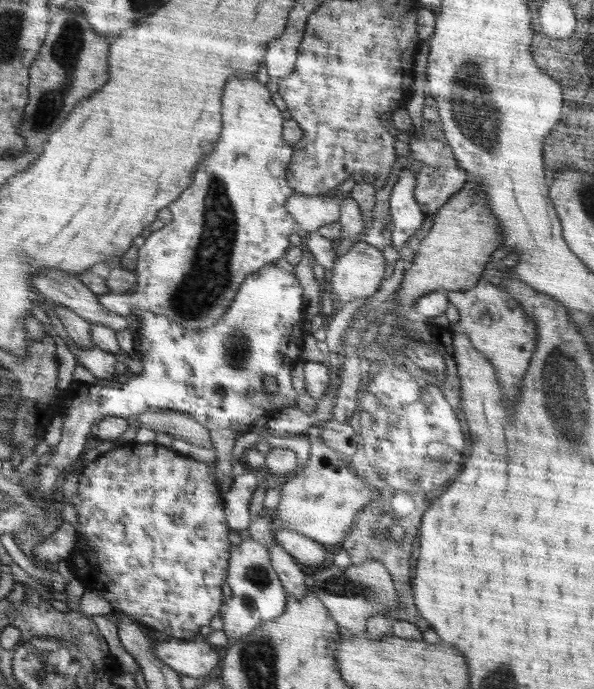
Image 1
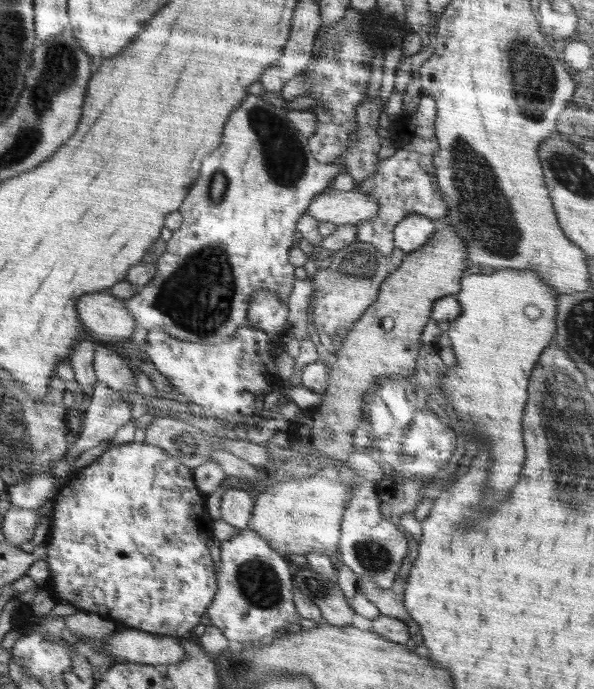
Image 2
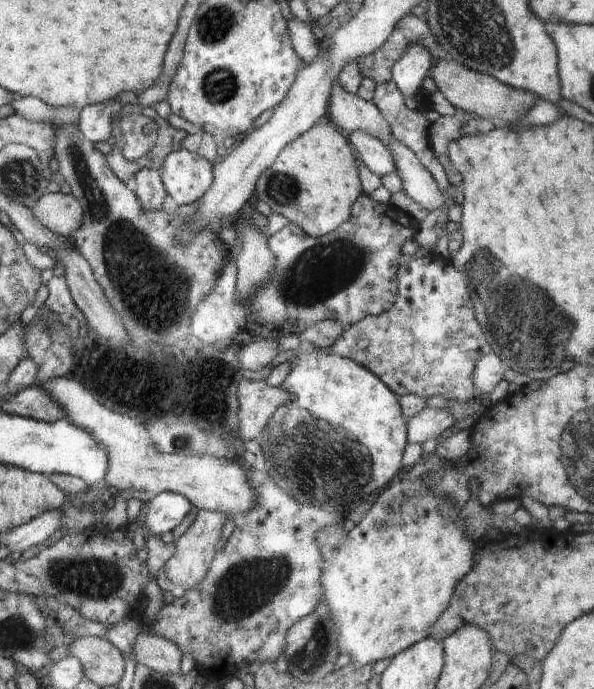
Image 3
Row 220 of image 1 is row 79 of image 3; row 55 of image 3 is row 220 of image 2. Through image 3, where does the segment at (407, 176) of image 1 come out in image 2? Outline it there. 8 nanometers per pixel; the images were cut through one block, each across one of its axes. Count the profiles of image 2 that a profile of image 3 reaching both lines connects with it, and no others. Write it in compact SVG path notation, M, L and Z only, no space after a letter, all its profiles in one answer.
M408 214L393 230L393 243L406 254L417 251L437 232L434 222L422 214Z

